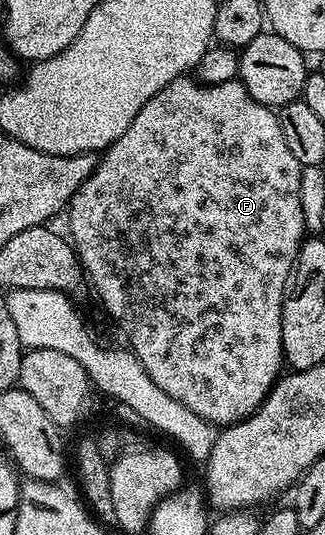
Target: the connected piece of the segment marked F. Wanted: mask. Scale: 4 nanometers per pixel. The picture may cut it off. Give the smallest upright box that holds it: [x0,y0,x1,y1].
[65,75,305,426]

